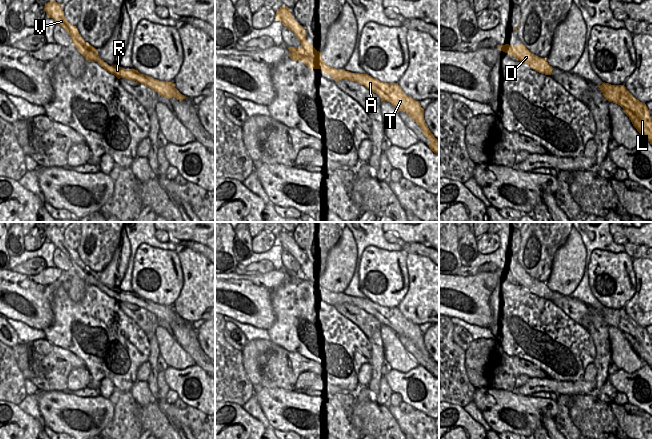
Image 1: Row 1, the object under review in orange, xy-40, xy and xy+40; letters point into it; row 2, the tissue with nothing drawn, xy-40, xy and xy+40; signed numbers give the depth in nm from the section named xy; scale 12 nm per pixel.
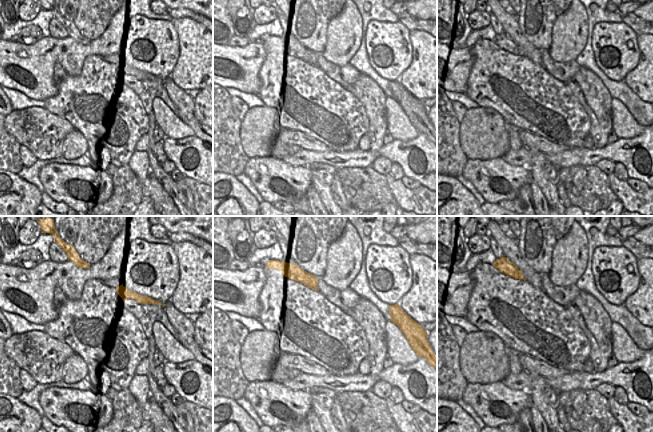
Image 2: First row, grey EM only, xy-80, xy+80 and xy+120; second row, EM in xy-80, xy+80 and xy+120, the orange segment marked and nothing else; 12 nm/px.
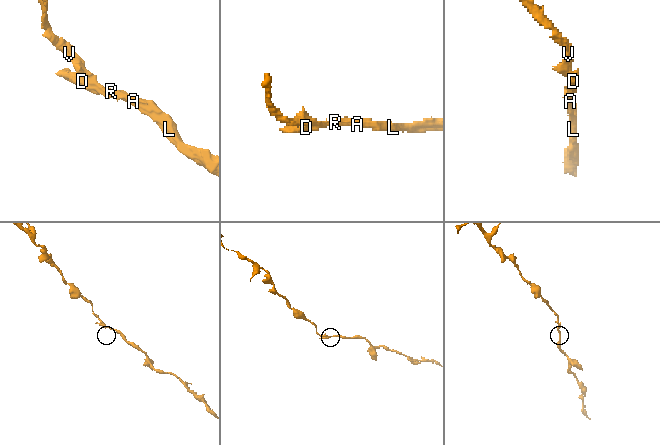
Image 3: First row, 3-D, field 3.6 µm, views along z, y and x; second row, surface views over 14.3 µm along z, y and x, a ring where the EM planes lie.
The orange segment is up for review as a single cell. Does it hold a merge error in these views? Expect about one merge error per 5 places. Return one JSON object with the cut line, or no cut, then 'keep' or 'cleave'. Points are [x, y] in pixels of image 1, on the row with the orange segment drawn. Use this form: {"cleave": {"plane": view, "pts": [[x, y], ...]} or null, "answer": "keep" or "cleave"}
{"cleave": null, "answer": "keep"}

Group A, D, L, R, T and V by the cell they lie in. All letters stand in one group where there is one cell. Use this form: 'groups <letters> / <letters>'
groups A D L R T V

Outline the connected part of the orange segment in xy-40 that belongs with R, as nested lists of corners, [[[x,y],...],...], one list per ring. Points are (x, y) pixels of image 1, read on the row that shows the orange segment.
[[[52,0],[44,6],[44,9],[47,16],[53,18],[56,24],[60,25],[69,34],[74,46],[88,62],[97,62],[101,67],[109,73],[114,74],[118,79],[126,78],[141,83],[153,89],[158,94],[163,95],[167,99],[174,97],[181,101],[186,98],[175,88],[173,82],[159,81],[147,75],[140,74],[133,68],[123,69],[122,67],[110,66],[101,60],[98,56],[98,49],[95,49],[93,46],[85,42],[79,34],[76,26],[71,25],[65,19],[62,4],[58,4],[56,1]]]

